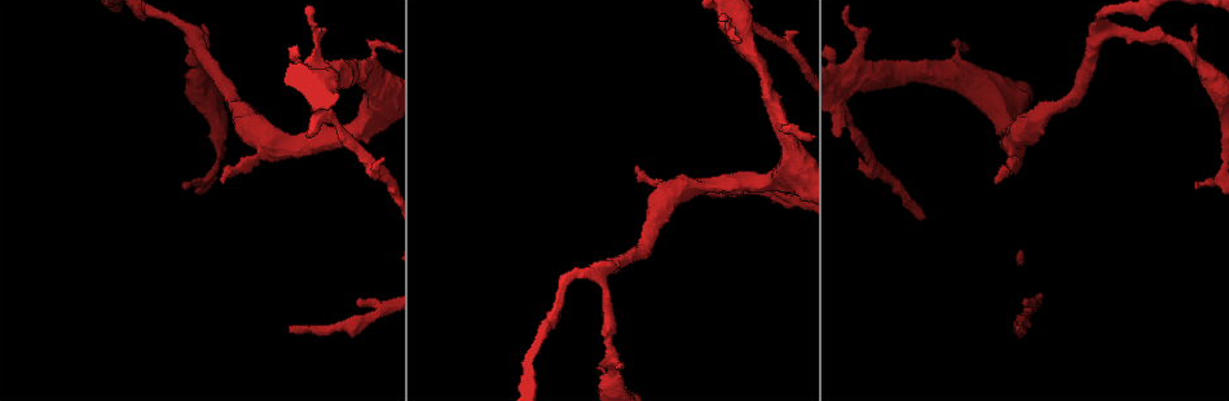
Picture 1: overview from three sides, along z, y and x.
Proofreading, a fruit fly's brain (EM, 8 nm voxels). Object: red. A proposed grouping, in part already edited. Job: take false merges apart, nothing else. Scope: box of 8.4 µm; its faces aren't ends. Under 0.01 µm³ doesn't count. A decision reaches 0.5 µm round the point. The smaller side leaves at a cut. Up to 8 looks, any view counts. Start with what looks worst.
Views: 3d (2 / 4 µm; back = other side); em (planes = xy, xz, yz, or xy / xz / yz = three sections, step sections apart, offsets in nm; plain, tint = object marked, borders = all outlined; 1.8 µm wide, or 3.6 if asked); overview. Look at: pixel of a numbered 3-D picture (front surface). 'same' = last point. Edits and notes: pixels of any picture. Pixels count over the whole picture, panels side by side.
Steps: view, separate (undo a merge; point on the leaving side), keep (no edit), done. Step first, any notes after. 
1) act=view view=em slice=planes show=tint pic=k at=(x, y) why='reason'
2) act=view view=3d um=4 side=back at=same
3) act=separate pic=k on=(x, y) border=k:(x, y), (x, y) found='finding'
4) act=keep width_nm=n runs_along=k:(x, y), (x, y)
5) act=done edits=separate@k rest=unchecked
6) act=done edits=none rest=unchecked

act=view view=3d um=2 side=back pic=1 at=(370, 76)

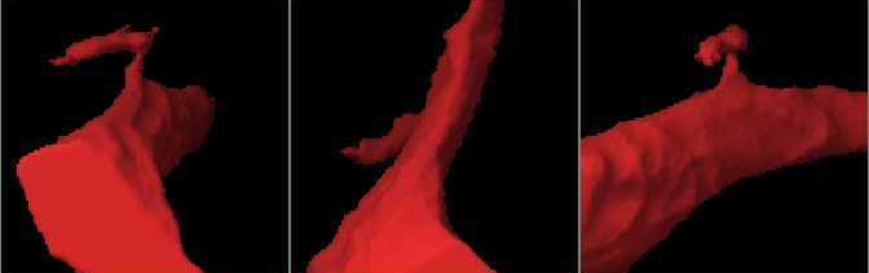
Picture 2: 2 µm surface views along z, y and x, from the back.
act=view view=em slice=planes show=tint pic=2 at=(439, 138) why='need the tissue'

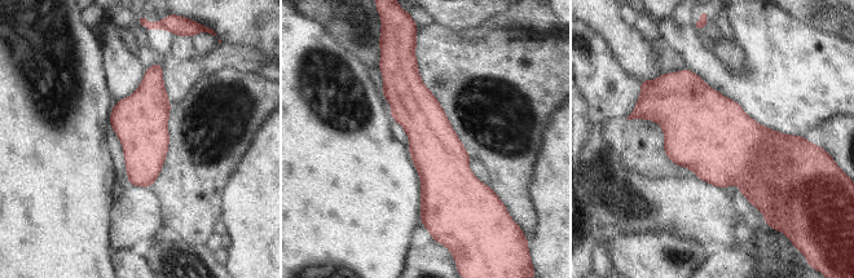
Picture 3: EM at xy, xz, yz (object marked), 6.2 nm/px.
act=keep runs_along=3:(412, 62), (432, 216) found='one cell here'

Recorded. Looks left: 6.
act=view view=em slice=planes show=plain pic=1 at=(736, 26) why='calibre changes'

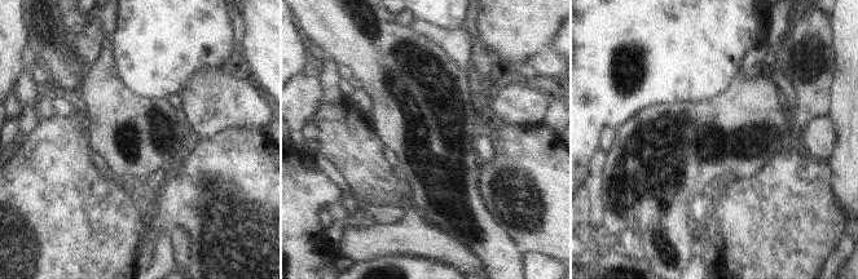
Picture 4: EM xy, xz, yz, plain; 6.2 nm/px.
act=view view=em slice=planes show=tint at=same

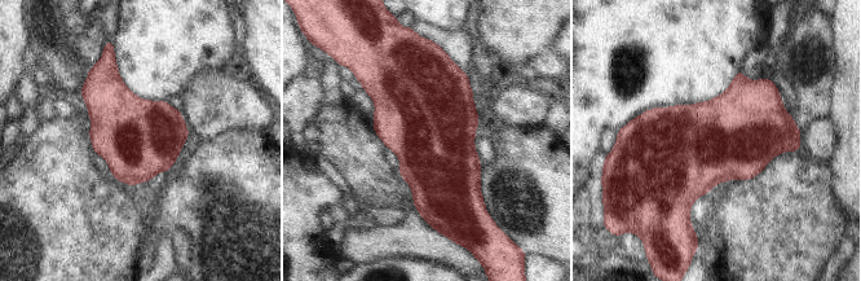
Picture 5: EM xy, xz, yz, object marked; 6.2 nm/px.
act=keep found='all the same cell'

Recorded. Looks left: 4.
act=view view=em slice=planes show=tint pic=1 at=(187, 35) why='three arms meet'

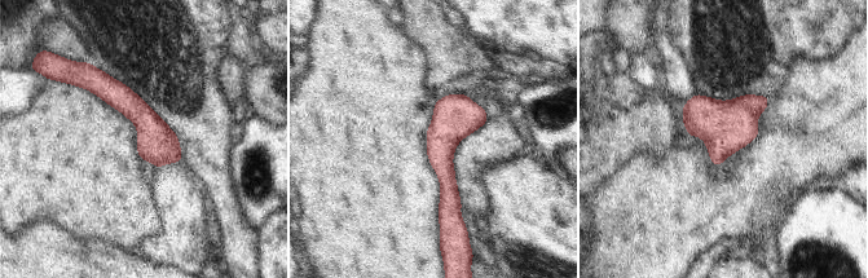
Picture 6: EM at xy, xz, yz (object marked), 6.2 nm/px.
act=keep width_nm=260 runs_along=6:(95, 76), (119, 96), (179, 157) found='one cell here'

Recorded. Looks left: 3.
act=done edits=none rest=unchecked

